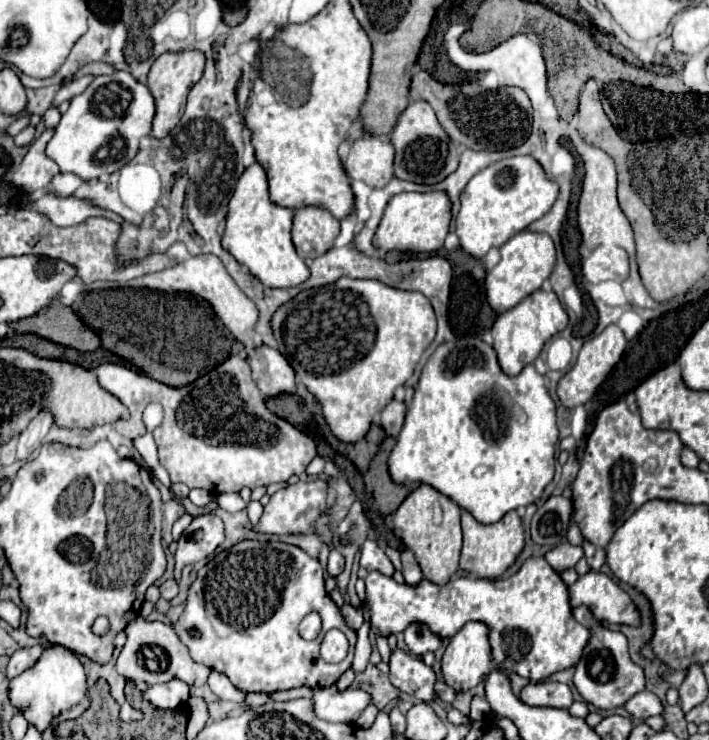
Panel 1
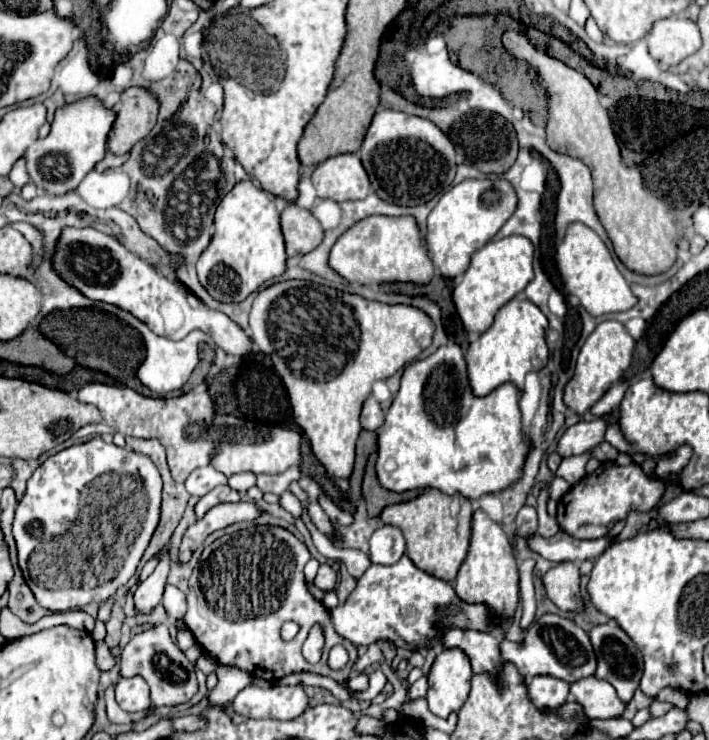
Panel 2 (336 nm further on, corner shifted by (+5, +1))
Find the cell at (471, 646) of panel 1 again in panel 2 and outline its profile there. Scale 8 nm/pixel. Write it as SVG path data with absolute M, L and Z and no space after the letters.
M443 650L435 658L427 676L429 710L441 718L457 712L469 696L471 676L471 662L467 662L467 654L463 654L463 650Z

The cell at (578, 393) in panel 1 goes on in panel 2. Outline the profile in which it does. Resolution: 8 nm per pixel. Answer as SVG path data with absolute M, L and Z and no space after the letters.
M617 320L601 322L583 344L583 350L579 352L575 374L571 382L567 382L565 386L565 394L563 394L565 404L577 414L585 414L609 390L609 386L617 382L623 376L623 372L629 368L633 358L633 344L635 344L633 338L627 334L621 322Z

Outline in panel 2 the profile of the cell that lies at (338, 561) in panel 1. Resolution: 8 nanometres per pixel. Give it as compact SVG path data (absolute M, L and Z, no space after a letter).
M321 564L319 572L315 576L315 586L321 592L329 592L329 590L335 588L335 584L337 584L337 572L329 564Z

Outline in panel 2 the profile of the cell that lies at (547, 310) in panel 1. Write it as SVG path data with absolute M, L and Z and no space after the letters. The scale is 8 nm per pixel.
M509 300L495 316L493 326L469 344L465 354L469 382L475 396L485 396L505 382L513 382L523 388L525 374L529 370L541 370L547 364L549 350L545 344L545 330L549 326L547 316L531 300Z

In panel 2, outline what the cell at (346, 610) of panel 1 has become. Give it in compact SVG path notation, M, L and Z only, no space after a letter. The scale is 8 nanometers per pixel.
M407 554L393 566L371 564L357 580L357 586L349 594L347 602L331 610L331 620L335 630L357 646L389 640L397 648L407 650L443 646L443 642L439 642L439 626L435 626L435 622L443 622L443 626L459 626L459 630L479 632L491 632L501 628L505 622L501 614L491 614L487 604L463 602L449 582L419 570Z

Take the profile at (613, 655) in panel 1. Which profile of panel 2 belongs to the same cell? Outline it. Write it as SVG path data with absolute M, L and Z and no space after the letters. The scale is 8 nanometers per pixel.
M545 614L539 620L535 620L531 628L527 630L527 636L521 644L503 640L501 656L503 656L503 662L515 664L527 680L539 674L547 674L571 684L571 682L577 682L579 678L593 676L595 666L597 666L597 658L595 658L587 632L581 630L573 620L557 616L557 614Z

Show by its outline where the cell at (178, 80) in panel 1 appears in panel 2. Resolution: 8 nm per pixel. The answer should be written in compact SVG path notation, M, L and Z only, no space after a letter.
M127 88L113 106L117 120L109 132L109 152L127 154L135 142L143 140L155 126L159 100L149 88Z

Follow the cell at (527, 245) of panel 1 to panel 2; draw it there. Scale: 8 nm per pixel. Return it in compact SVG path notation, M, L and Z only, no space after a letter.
M507 236L501 240L487 242L481 250L471 256L471 264L463 280L453 290L453 302L457 314L467 332L485 332L497 310L507 304L515 294L523 292L533 280L533 244L525 236Z

